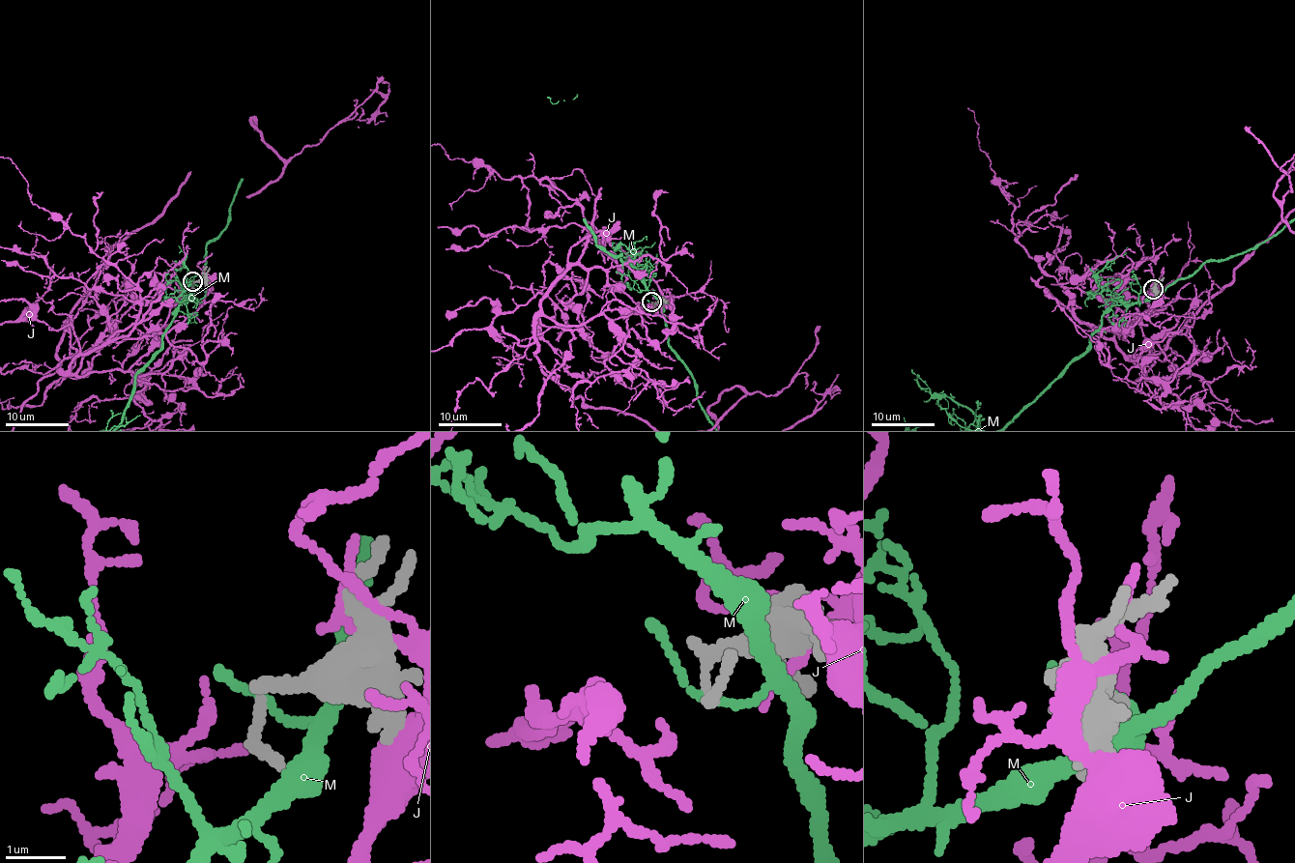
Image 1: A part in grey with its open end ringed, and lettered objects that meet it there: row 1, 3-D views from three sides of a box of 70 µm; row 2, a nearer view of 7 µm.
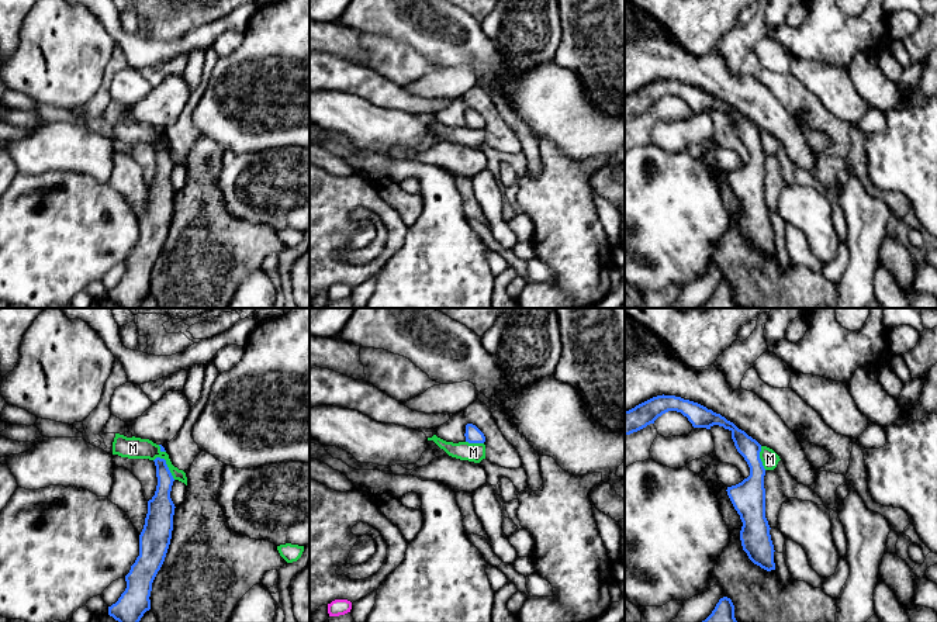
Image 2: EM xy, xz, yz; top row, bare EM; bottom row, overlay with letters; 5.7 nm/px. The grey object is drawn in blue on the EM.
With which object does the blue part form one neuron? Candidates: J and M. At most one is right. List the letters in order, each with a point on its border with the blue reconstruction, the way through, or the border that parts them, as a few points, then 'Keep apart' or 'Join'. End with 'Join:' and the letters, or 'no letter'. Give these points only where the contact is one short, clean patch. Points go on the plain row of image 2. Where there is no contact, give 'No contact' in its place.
J: No contact. Keep apart
M: Touches blue at xy (166, 151). Boundary: xy (156, 141), (165, 145), (175, 163). Keep apart
Join: no letter

